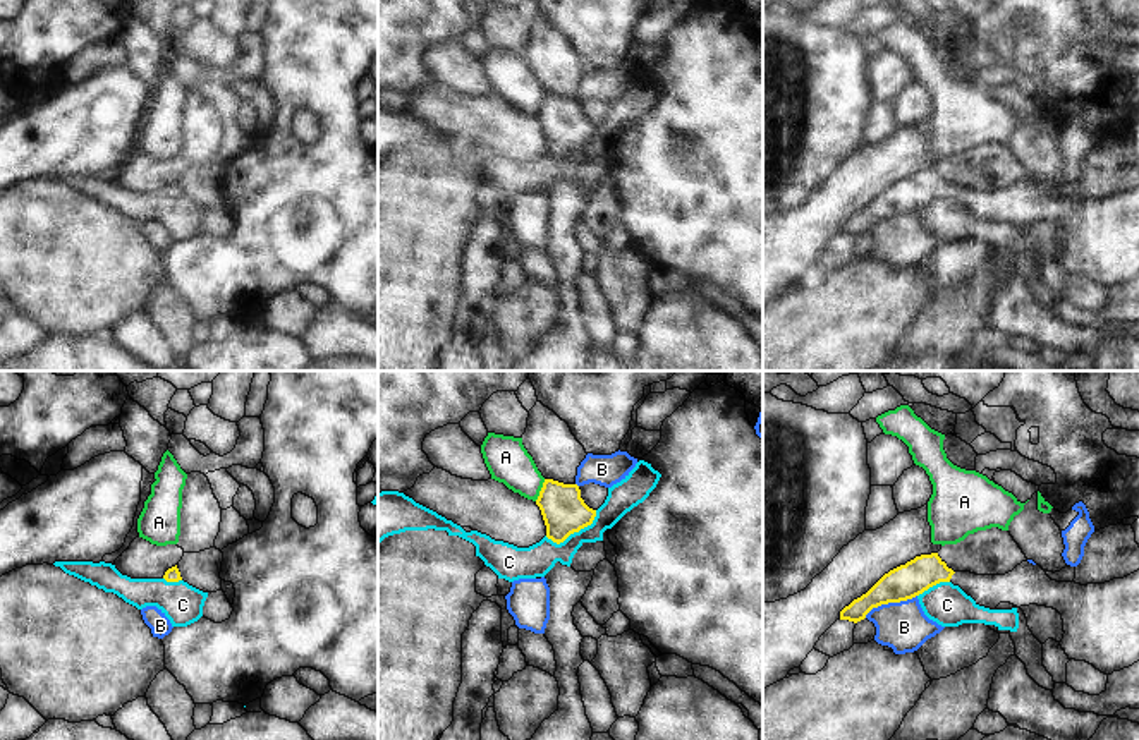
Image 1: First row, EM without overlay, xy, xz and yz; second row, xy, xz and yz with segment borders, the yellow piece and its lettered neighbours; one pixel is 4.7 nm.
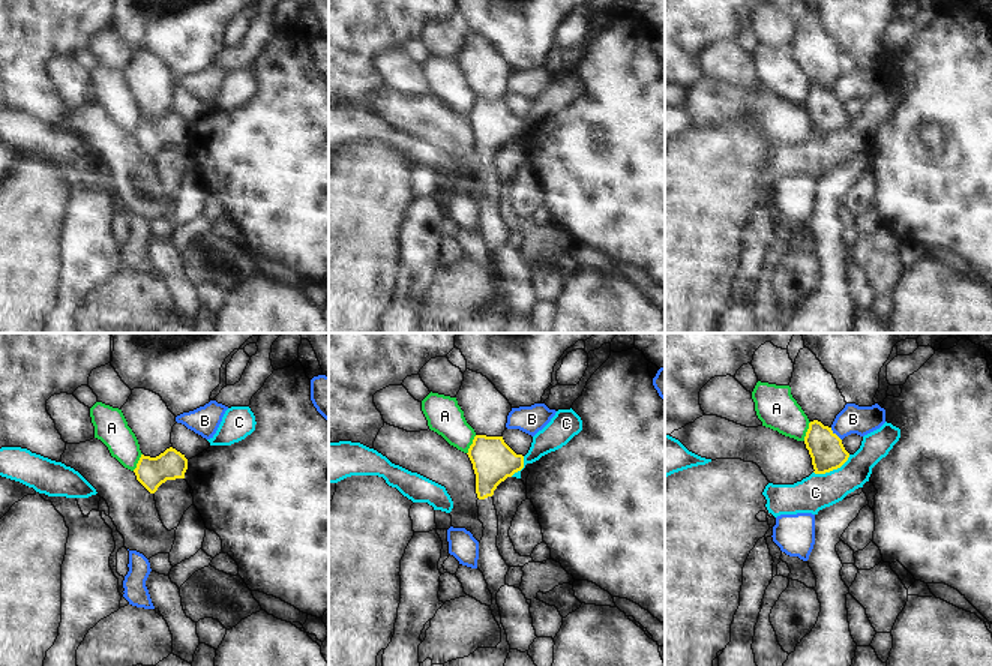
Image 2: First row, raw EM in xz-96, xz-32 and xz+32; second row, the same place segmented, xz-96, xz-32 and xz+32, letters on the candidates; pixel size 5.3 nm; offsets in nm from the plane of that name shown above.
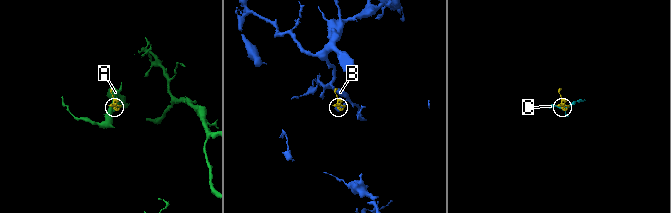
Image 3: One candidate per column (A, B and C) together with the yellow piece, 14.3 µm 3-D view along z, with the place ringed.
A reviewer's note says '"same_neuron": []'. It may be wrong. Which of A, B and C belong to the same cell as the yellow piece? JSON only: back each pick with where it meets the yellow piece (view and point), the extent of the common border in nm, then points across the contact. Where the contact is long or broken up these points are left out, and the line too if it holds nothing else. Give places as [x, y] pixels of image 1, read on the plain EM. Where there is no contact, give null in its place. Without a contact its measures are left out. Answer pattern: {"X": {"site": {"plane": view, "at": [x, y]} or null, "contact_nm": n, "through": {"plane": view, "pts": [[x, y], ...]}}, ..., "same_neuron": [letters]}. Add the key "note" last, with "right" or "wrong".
{"same_neuron": [], "note": "right"}

